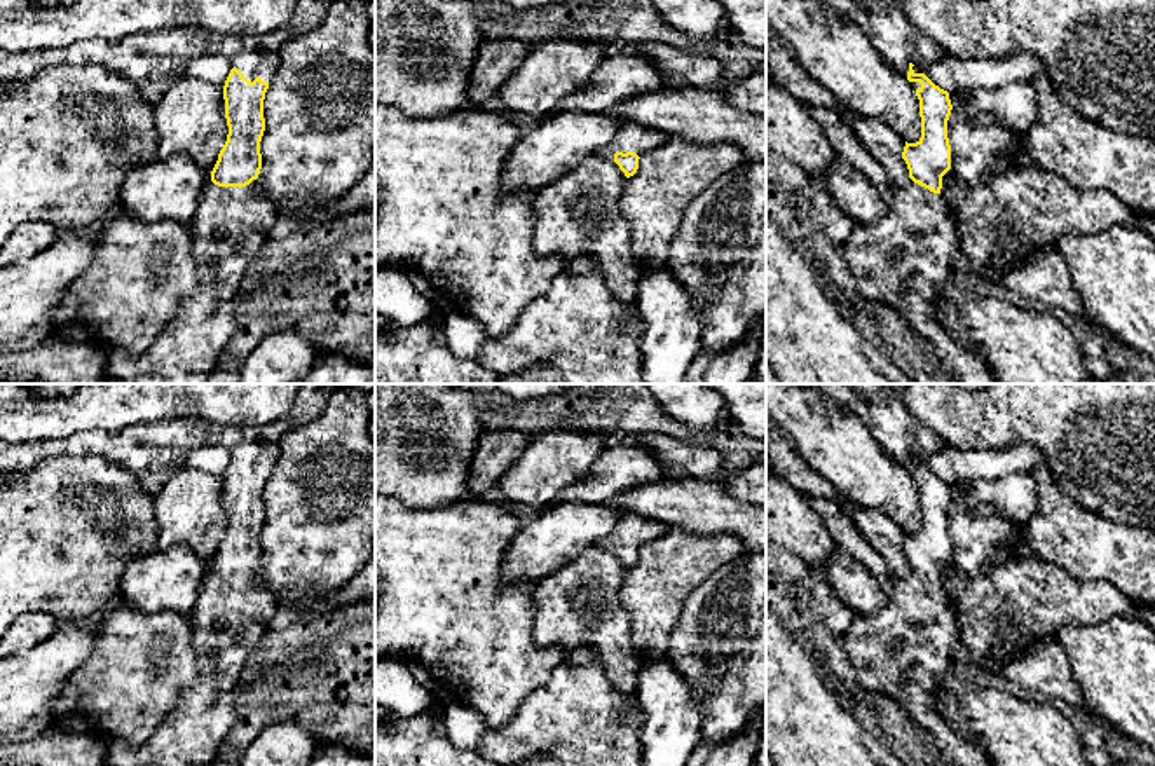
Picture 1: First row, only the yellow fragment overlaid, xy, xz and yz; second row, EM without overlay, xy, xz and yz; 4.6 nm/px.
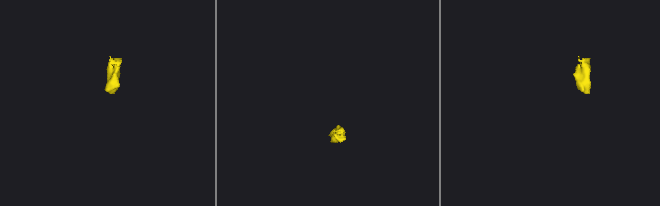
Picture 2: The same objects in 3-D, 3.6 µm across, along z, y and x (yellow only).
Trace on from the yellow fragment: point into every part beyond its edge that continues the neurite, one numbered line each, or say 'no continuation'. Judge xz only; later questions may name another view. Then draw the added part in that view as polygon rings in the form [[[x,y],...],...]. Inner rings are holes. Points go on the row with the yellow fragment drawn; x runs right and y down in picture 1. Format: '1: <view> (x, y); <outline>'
1: xz (630, 136); [[[623,122],[612,141],[602,147],[597,155],[614,162],[616,152],[635,152],[639,157],[660,145],[670,136],[665,131],[651,129],[637,122]]]

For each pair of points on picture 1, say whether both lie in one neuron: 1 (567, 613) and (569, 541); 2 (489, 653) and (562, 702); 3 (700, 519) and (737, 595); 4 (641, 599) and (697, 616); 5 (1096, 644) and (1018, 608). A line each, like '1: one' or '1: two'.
1: two
2: two
3: two
4: two
5: two

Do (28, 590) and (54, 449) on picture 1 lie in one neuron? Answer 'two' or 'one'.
two

